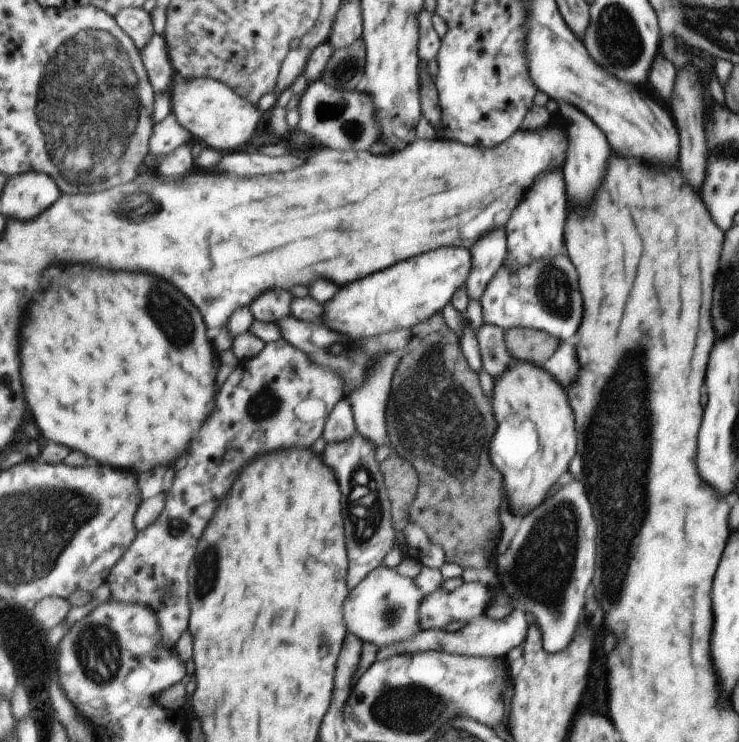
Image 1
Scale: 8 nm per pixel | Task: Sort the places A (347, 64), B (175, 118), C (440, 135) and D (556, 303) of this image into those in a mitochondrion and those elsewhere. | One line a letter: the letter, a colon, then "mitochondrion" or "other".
A: mitochondrion
B: other
C: other
D: mitochondrion

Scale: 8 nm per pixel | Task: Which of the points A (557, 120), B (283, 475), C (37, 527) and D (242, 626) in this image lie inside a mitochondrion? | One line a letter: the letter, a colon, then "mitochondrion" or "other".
A: other
B: other
C: mitochondrion
D: other

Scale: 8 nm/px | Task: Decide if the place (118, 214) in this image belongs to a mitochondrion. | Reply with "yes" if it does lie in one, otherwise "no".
yes

